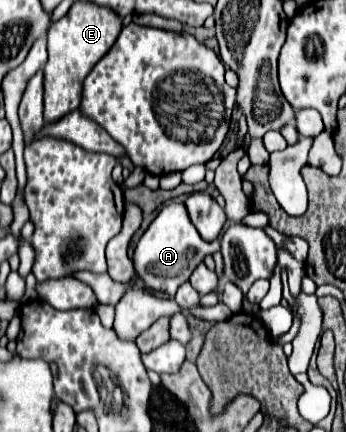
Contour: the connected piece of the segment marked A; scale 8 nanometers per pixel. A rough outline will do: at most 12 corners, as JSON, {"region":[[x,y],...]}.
{"region":[[166,204],[136,244],[134,274],[174,296],[220,242]]}

